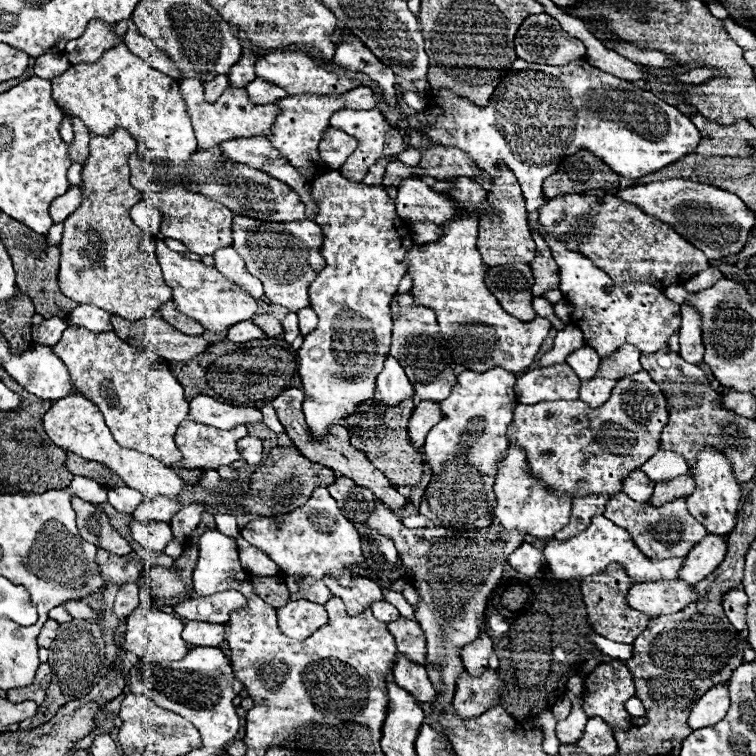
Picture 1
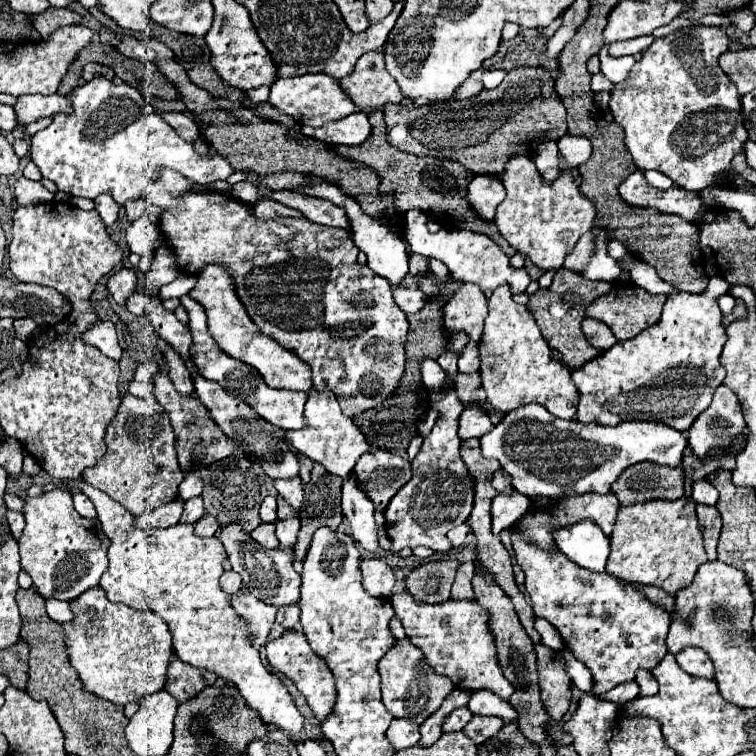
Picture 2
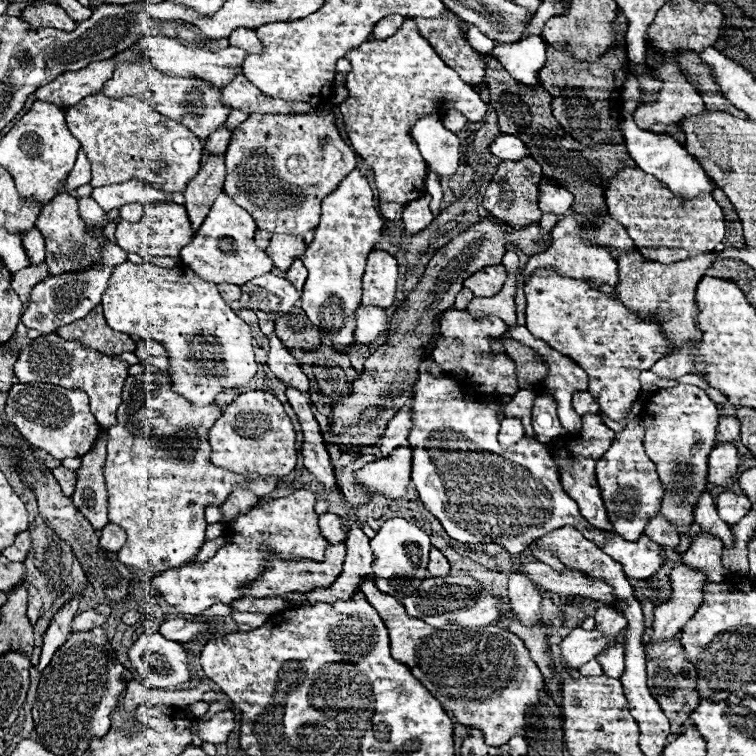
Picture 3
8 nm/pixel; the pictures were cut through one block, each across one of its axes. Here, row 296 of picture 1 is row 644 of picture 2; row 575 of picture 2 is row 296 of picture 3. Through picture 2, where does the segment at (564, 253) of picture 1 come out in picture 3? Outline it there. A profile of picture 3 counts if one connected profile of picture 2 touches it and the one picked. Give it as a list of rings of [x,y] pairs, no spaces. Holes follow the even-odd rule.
[[[538,270],[524,284],[526,328],[548,346],[578,362],[590,376],[588,392],[600,404],[600,412],[620,422],[638,398],[638,374],[650,370],[664,356],[664,334],[656,318],[638,318],[610,294],[600,294],[592,282],[564,278],[552,270]]]

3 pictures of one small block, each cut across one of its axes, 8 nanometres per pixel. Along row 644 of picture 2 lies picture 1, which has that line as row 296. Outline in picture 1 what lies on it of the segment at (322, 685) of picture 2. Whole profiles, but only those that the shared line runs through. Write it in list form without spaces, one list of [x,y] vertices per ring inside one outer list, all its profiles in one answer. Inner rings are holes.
[[[234,216],[232,236],[232,246],[244,258],[248,272],[262,280],[264,294],[272,304],[284,306],[290,312],[310,306],[308,284],[312,284],[312,280],[320,274],[320,268],[324,268],[324,258],[320,256],[322,232],[316,222],[262,222],[246,216]]]

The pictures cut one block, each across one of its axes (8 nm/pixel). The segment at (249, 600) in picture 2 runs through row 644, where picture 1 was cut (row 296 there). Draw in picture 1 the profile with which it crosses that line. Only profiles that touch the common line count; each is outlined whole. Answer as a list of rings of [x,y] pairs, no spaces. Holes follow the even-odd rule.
[[[232,246],[220,248],[214,254],[214,260],[216,260],[216,264],[214,264],[216,270],[220,270],[228,280],[232,280],[232,282],[240,284],[244,290],[248,290],[250,296],[254,296],[256,300],[260,300],[264,296],[262,282],[246,270],[244,260],[240,258],[240,254]]]

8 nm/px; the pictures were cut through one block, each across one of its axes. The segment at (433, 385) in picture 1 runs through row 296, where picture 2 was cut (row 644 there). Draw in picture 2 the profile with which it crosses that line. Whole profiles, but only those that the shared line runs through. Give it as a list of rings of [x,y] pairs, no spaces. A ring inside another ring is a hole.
[[[396,640],[394,646],[378,662],[378,672],[382,676],[382,702],[394,718],[406,718],[422,724],[430,714],[434,714],[444,698],[454,690],[448,676],[436,674],[426,662],[424,654],[410,640]]]

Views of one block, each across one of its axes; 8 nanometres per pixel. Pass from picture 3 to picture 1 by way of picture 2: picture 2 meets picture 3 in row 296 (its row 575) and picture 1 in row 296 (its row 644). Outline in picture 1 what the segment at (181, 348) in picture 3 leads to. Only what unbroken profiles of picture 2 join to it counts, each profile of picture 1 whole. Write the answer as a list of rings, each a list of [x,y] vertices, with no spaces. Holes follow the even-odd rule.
[[[158,240],[156,244],[156,252],[164,280],[172,288],[172,300],[176,304],[176,310],[198,320],[206,330],[222,332],[238,322],[252,320],[252,316],[256,314],[256,300],[240,286],[232,284],[232,280],[220,274],[214,266],[184,258],[182,254],[170,250],[162,240]]]

